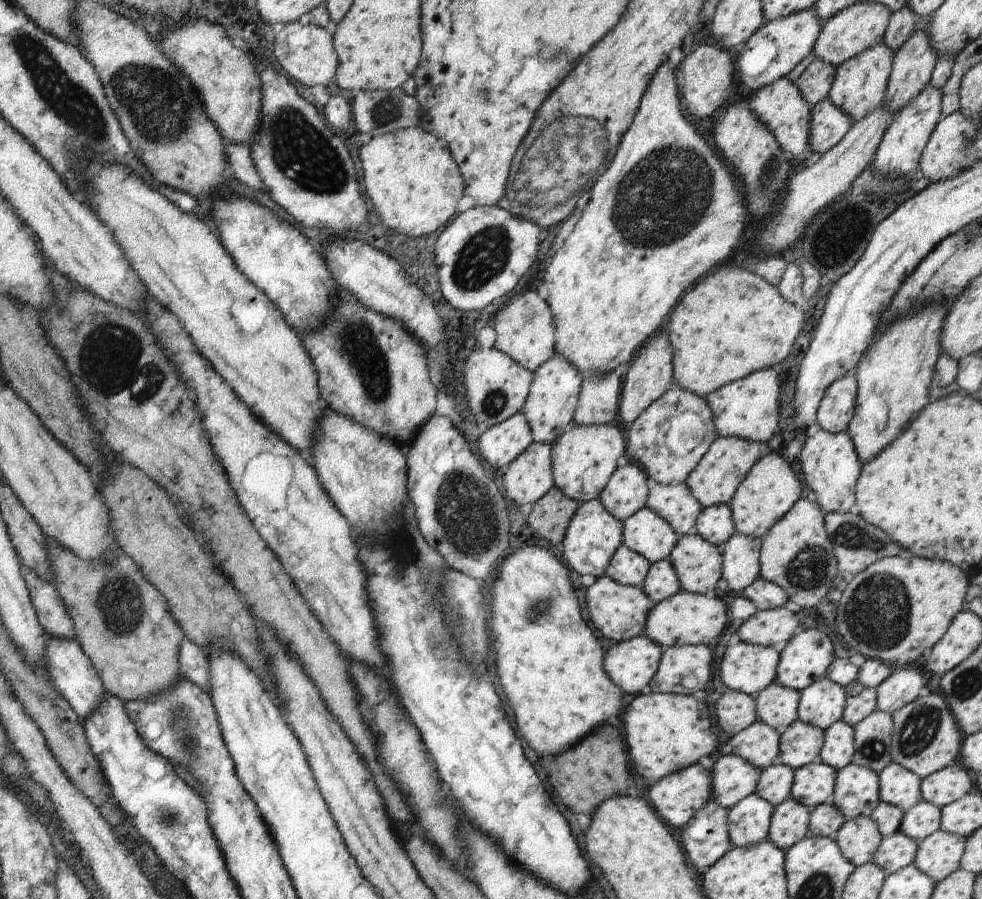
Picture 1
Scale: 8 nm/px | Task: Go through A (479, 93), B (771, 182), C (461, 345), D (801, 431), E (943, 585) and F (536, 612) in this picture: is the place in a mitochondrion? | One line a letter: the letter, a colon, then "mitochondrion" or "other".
A: mitochondrion
B: mitochondrion
C: other
D: other
E: other
F: mitochondrion

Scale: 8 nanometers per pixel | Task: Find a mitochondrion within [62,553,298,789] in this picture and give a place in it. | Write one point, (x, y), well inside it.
(120, 602)

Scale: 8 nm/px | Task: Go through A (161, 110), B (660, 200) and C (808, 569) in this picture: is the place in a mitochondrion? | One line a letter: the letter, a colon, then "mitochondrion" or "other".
A: mitochondrion
B: mitochondrion
C: mitochondrion

